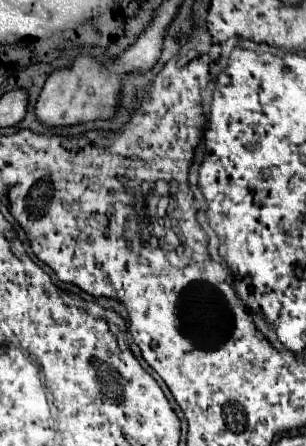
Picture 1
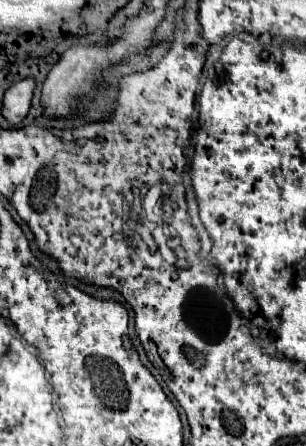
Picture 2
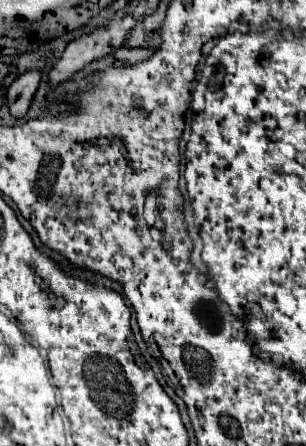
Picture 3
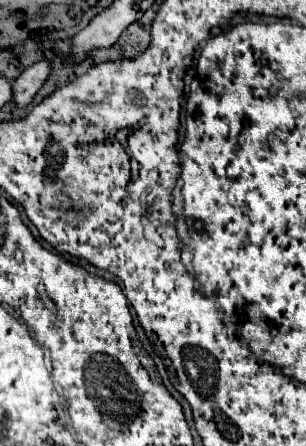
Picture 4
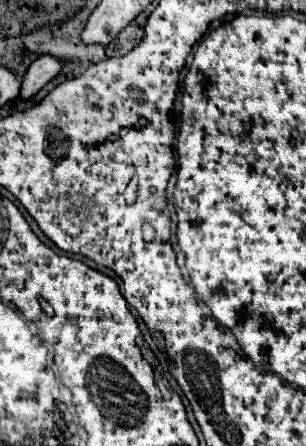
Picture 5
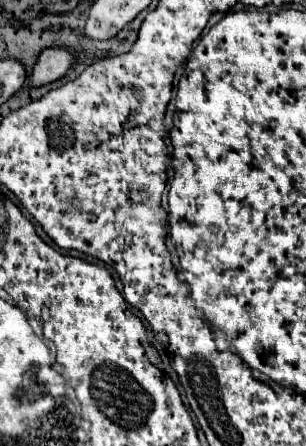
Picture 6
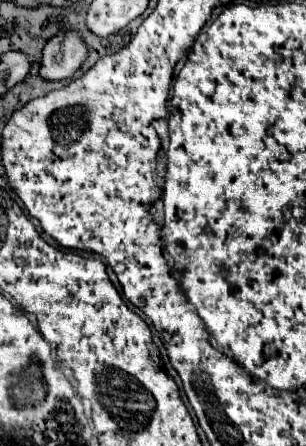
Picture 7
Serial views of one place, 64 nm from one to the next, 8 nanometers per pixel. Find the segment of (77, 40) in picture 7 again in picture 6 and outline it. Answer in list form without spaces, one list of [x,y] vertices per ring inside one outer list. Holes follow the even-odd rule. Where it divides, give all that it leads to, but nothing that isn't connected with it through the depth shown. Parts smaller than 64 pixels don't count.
[[[48,48],[48,50],[44,50],[38,56],[38,62],[32,68],[28,84],[32,88],[38,88],[38,86],[60,80],[70,70],[74,60],[76,60],[76,56],[74,56],[72,50],[66,50],[66,48]]]

